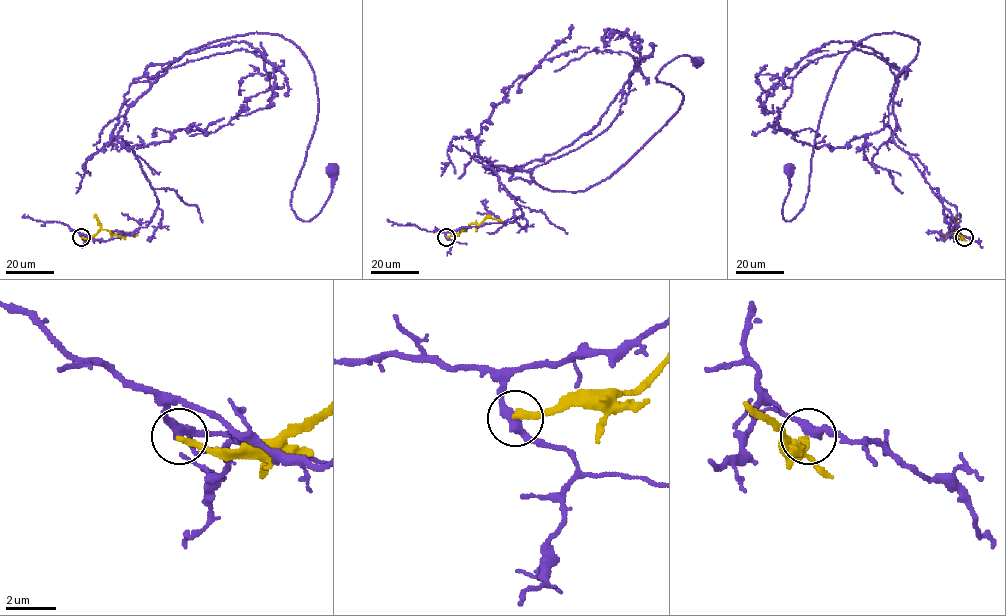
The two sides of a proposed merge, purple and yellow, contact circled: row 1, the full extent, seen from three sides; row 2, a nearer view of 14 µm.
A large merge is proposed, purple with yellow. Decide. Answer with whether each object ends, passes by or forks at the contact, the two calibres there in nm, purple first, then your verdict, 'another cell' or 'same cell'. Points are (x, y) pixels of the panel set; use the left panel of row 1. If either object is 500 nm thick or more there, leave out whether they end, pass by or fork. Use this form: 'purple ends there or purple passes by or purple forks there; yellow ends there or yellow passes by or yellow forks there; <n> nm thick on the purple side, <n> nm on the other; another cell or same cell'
purple passes by; yellow ends there; 340 nm thick on the purple side, 280 nm on the other; another cell

